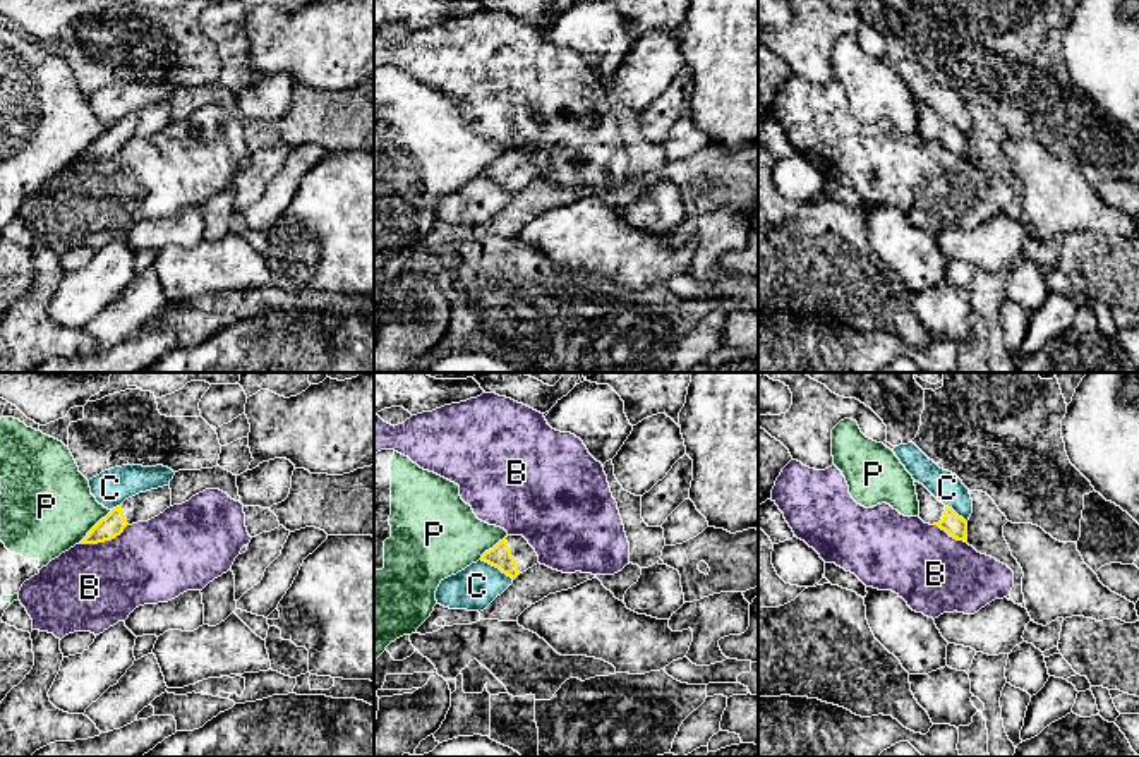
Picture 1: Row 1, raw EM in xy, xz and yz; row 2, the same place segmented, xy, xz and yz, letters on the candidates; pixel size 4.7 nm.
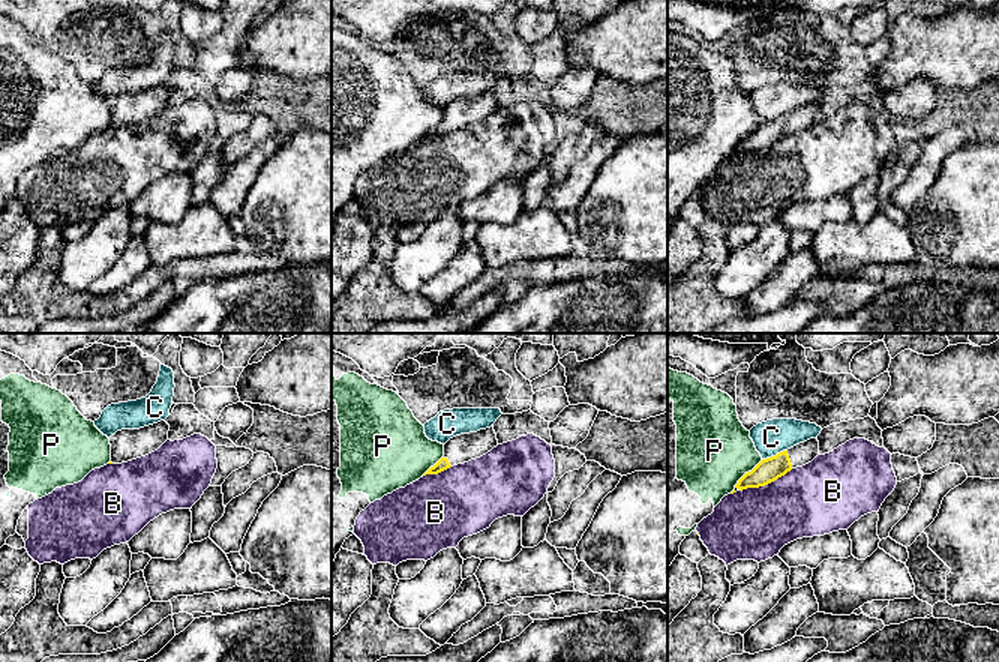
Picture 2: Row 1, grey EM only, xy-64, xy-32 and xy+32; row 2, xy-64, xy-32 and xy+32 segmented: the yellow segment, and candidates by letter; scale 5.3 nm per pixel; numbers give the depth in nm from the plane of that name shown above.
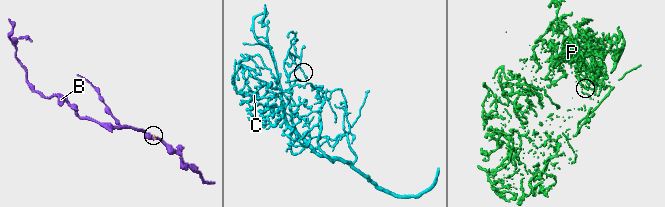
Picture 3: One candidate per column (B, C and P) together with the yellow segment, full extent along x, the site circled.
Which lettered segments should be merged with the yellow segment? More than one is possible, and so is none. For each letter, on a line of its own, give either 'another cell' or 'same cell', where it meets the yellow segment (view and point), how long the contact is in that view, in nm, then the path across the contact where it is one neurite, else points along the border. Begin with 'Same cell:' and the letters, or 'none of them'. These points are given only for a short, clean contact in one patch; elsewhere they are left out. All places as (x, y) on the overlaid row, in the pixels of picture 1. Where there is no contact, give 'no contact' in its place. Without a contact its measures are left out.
Same cell: none of them
B: another cell; contact xy (105, 539); length 240 nm
C: another cell; contact xz (498, 567); length 190 nm
P: another cell; contact xy (95, 526); length 220 nm

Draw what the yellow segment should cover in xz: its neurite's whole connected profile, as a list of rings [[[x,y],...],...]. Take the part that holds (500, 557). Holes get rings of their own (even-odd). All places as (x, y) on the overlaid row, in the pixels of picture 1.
[[[523,536],[504,537],[492,549],[485,551],[480,560],[499,568],[513,580],[539,563],[535,549]]]

